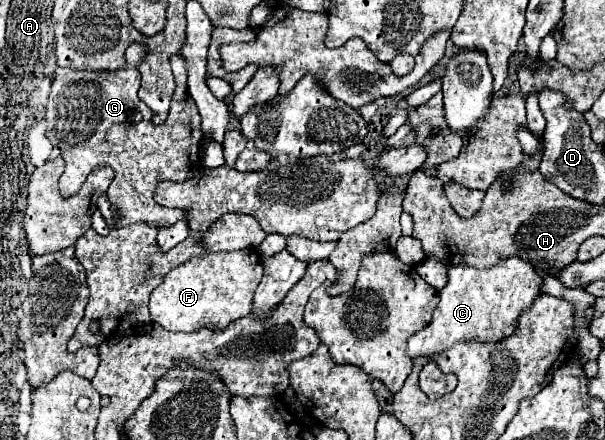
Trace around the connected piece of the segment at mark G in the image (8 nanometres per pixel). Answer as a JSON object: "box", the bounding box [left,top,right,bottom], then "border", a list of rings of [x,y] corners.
{"box":[46,42,202,228],"border":[[[132,42],[124,56],[128,60],[126,68],[120,68],[116,72],[58,68],[46,106],[46,136],[54,146],[60,148],[66,162],[66,170],[60,176],[60,194],[64,198],[76,194],[90,174],[90,168],[96,168],[98,164],[112,166],[116,176],[110,184],[110,202],[118,214],[114,220],[116,228],[128,226],[132,222],[172,226],[178,220],[184,220],[184,210],[158,206],[158,202],[154,200],[154,188],[160,180],[186,182],[194,178],[196,172],[202,168],[200,112],[196,102],[188,94],[186,60],[180,58],[180,54],[170,58],[172,72],[178,74],[174,74],[176,92],[172,98],[168,120],[154,126],[150,122],[150,112],[146,112],[146,104],[142,104],[138,98],[138,64],[140,58],[146,54],[142,46],[144,44],[140,42]]]}

